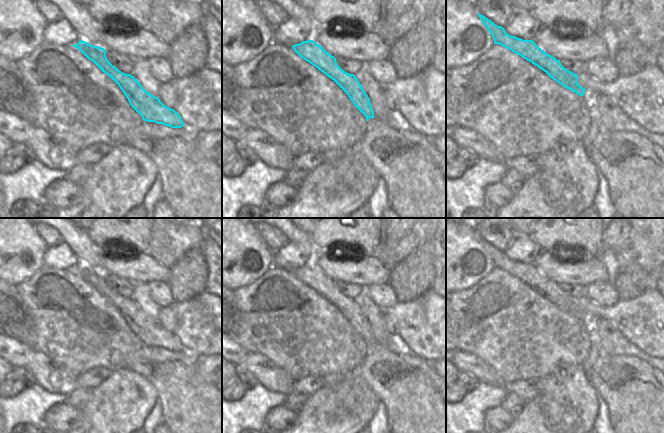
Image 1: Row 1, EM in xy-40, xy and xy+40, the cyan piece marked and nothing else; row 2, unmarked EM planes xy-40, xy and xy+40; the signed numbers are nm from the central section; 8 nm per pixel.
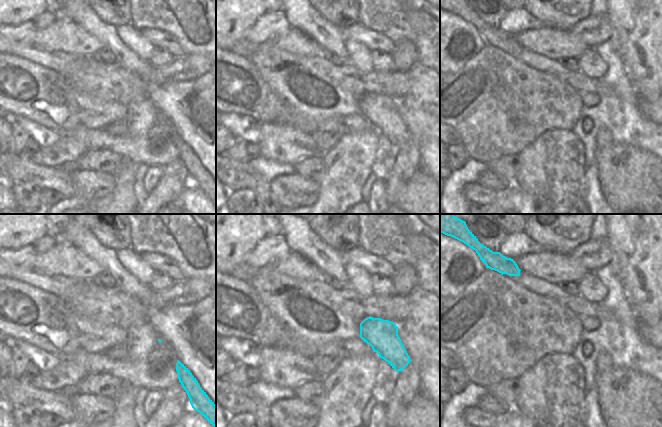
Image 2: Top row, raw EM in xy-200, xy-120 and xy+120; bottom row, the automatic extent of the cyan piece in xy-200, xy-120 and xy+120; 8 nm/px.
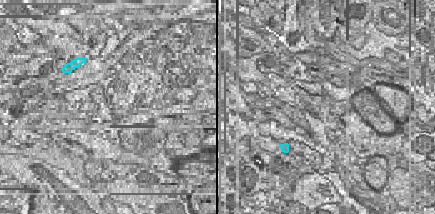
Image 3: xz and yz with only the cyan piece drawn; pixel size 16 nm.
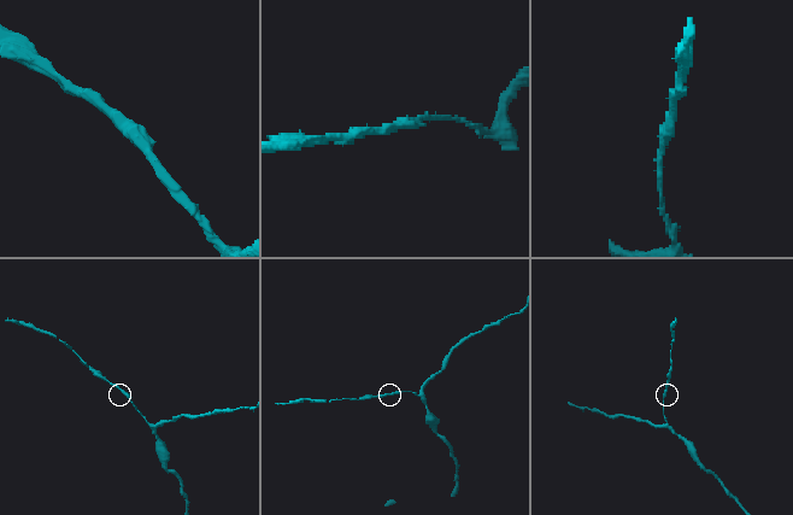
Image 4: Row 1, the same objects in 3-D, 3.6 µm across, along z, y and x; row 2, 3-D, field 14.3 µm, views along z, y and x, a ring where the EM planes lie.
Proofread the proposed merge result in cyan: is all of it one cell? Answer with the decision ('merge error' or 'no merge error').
no merge error

